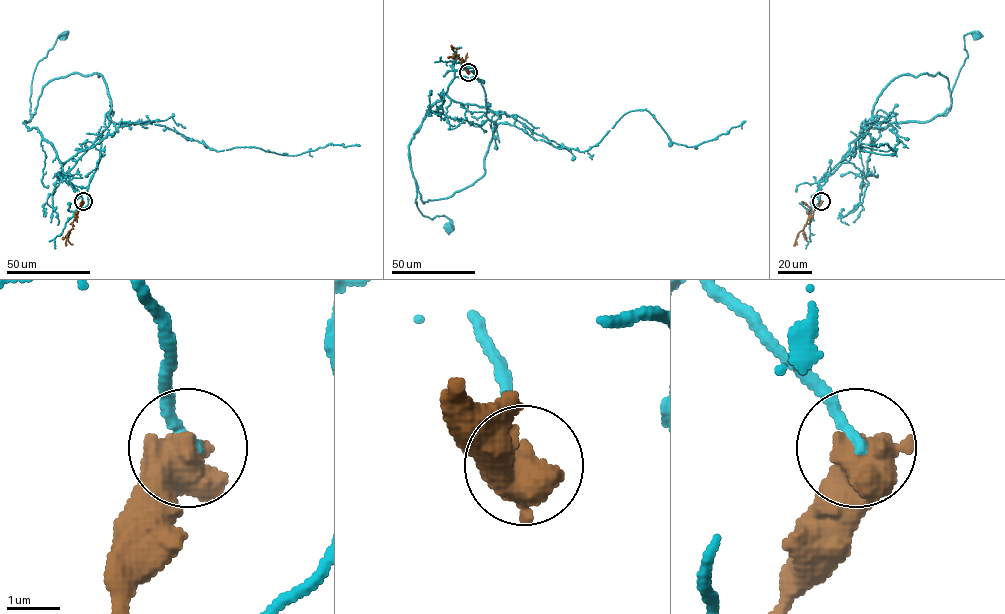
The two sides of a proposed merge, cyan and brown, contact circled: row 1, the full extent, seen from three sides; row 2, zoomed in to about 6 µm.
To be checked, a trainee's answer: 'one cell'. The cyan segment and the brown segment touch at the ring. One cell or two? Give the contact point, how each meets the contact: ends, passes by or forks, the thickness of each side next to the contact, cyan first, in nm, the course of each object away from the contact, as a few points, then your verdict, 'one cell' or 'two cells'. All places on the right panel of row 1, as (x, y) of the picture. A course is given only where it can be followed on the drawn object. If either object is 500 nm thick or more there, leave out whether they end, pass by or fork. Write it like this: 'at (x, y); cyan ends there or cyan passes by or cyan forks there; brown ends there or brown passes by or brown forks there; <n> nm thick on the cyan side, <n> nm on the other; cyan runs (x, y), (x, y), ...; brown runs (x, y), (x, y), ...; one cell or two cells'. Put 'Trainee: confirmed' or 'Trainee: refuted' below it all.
at (821, 201); 200 nm thick on the cyan side, 850 nm on the other; cyan runs (821, 201), (818, 183), (869, 128), (947, 114), (967, 56), (964, 36), (977, 35); brown runs (821, 201), (798, 234), (797, 244); two cells
Trainee: refuted

